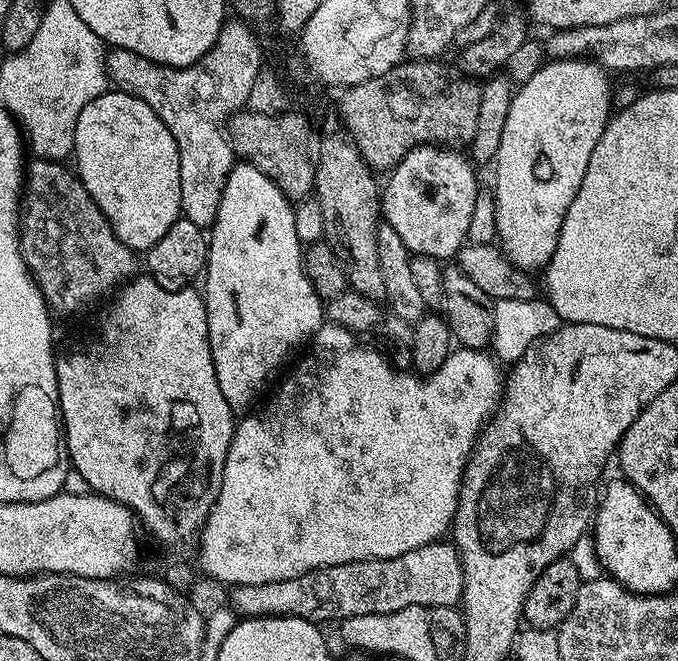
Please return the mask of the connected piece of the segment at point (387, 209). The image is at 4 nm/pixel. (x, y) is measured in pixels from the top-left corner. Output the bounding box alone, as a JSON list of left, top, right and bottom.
[380,144,480,262]

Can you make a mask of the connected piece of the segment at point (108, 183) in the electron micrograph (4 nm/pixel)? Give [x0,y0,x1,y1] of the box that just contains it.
[74,90,181,254]

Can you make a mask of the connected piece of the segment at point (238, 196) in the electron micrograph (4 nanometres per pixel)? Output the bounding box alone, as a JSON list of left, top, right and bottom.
[202,163,326,414]

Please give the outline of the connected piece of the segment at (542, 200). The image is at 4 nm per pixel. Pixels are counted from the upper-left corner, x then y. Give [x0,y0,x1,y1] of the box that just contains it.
[494,59,614,274]

